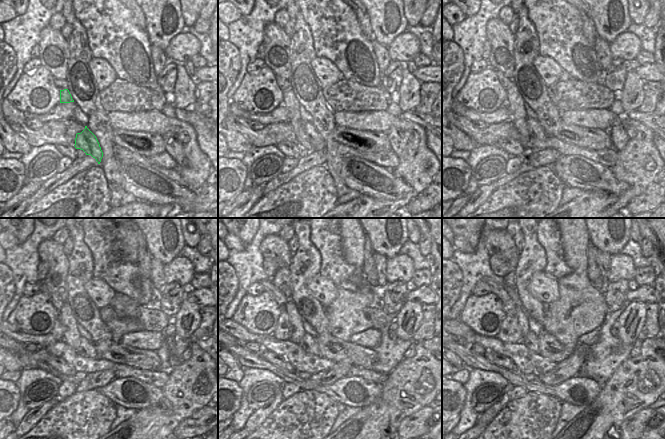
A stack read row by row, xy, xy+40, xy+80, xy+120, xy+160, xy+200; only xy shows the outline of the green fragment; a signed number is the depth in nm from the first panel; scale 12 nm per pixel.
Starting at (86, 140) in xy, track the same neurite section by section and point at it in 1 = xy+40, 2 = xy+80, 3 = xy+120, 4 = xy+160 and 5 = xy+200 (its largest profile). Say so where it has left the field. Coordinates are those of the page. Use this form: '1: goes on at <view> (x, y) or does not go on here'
1: goes on at xy+40 (307, 137)
2: goes on at xy+80 (527, 127)
3: goes on at xy+120 (72, 337)
4: goes on at xy+160 (306, 341)
5: goes on at xy+200 (530, 339)

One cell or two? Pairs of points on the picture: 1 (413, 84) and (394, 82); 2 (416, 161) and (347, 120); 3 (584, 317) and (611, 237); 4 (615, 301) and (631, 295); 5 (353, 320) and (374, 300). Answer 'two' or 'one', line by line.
1: two
2: one
3: two
4: two
5: one

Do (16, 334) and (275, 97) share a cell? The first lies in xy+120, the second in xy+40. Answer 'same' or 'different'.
different

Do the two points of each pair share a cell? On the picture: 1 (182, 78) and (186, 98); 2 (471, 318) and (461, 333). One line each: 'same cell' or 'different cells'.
1: same cell
2: different cells

